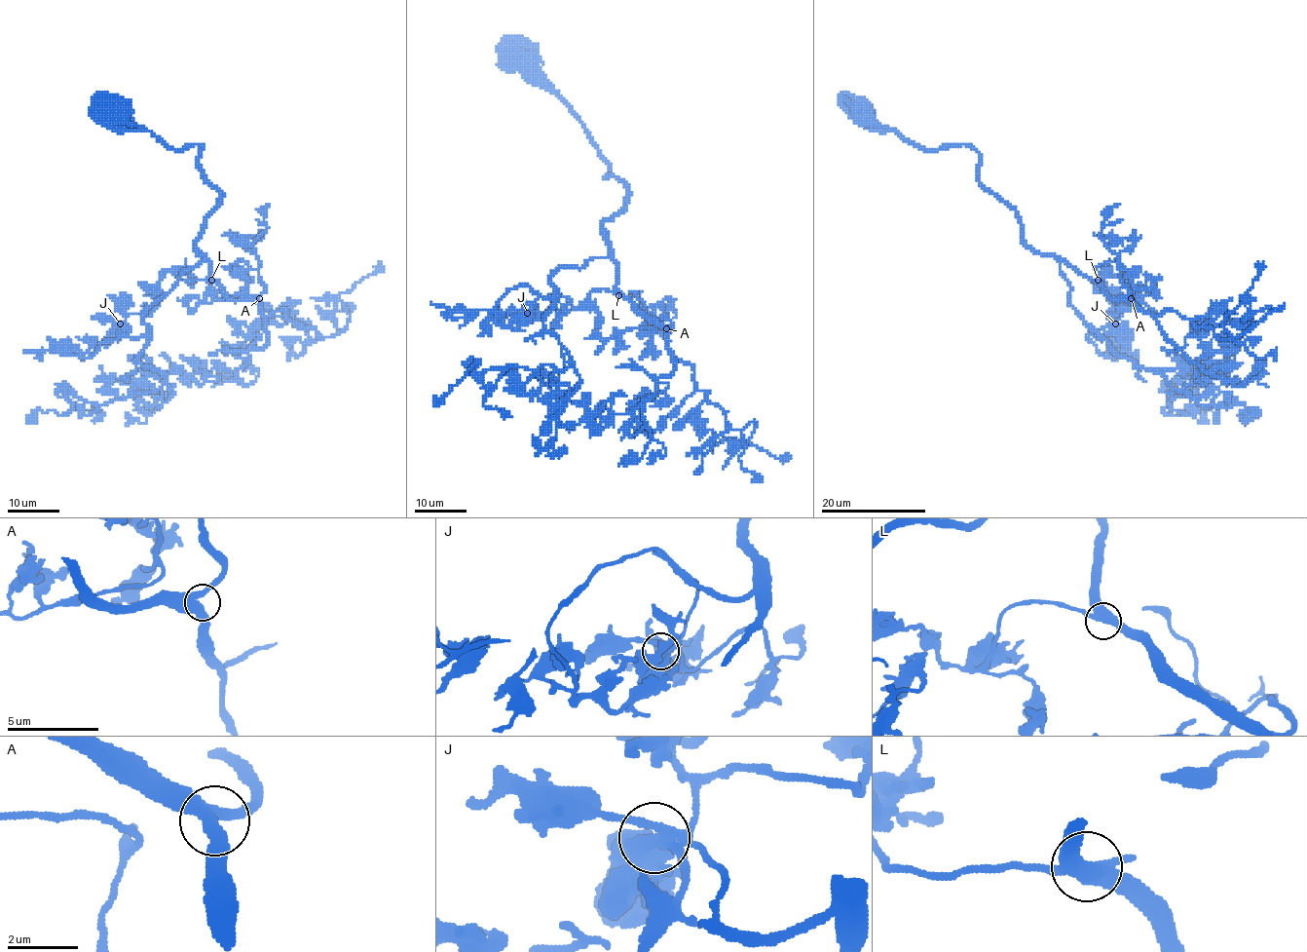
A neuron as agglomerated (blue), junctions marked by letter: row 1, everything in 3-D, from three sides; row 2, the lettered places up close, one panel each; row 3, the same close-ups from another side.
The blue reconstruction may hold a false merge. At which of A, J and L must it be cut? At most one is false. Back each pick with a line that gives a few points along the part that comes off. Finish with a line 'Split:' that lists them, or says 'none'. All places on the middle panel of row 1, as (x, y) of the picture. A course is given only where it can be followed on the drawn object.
Split: none

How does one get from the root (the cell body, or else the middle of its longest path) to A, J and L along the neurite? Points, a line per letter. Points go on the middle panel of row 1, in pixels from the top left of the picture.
A: (513, 58), (569, 107), (606, 177), (624, 185), (627, 205), (602, 223), (616, 289), (666, 328)
J: (513, 58), (627, 190), (602, 223), (611, 254), (561, 267), (527, 313)
L: (513, 58), (569, 107), (606, 177), (627, 190), (627, 205), (602, 223), (618, 294)

